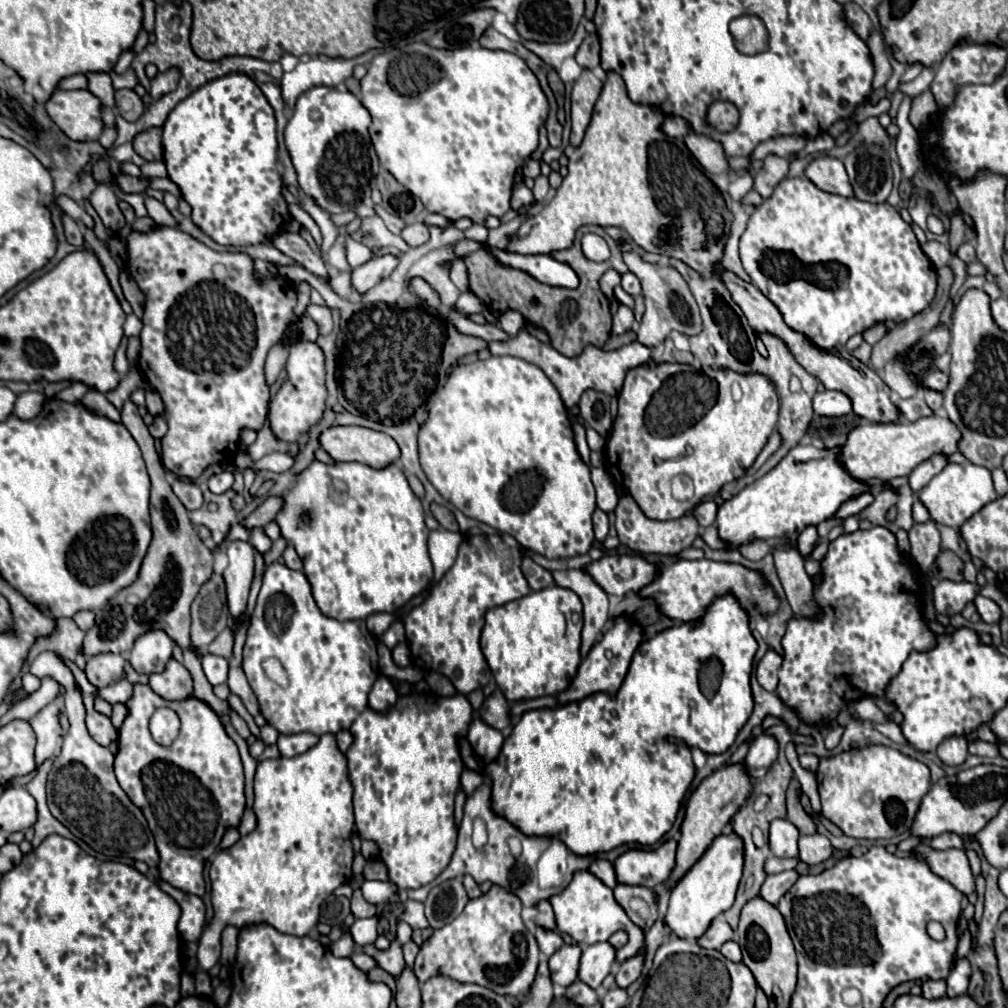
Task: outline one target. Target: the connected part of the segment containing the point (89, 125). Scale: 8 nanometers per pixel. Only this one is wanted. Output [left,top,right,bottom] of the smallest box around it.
[46,89,104,141]

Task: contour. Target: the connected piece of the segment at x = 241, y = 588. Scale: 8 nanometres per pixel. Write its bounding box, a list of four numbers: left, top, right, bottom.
[224,541,254,617]

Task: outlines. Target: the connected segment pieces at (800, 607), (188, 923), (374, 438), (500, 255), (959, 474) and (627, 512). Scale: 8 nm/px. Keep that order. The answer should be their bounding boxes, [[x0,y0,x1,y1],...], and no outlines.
[[774,541,828,617],[156,881,206,941],[318,425,400,469],[482,245,578,289],[918,461,996,529],[614,495,698,555]]

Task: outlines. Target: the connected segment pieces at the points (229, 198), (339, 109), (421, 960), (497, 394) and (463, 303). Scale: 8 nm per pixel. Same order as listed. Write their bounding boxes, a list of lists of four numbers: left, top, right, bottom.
[[162,75,290,243],[284,87,378,213],[414,885,538,995],[418,357,596,559],[456,291,484,313]]

